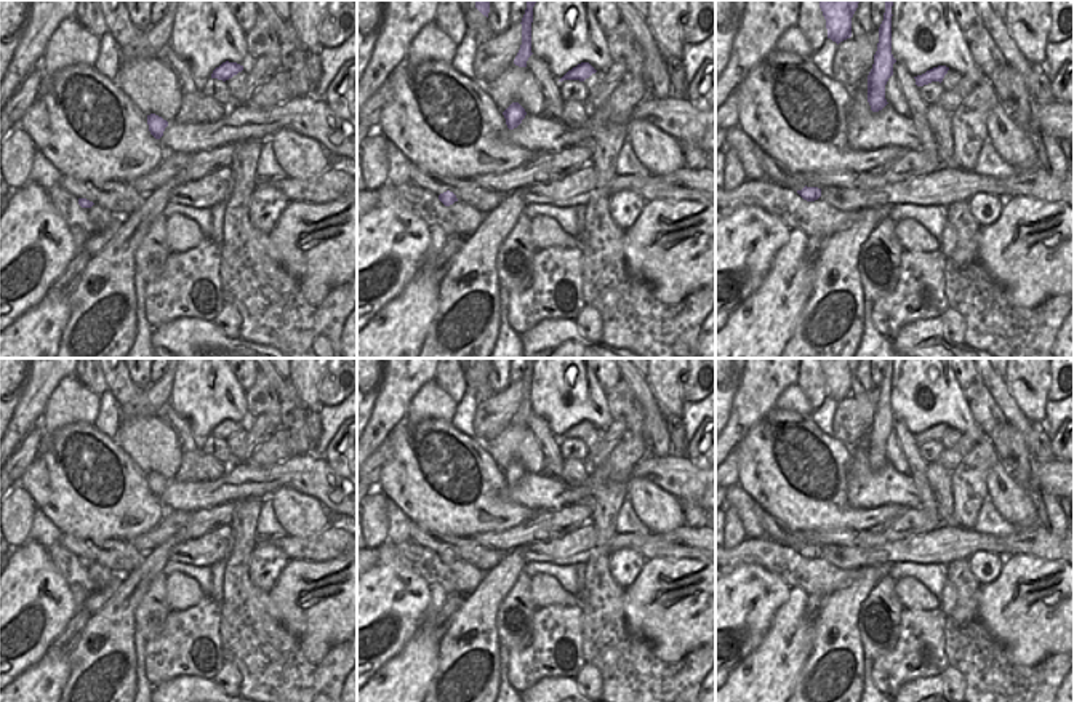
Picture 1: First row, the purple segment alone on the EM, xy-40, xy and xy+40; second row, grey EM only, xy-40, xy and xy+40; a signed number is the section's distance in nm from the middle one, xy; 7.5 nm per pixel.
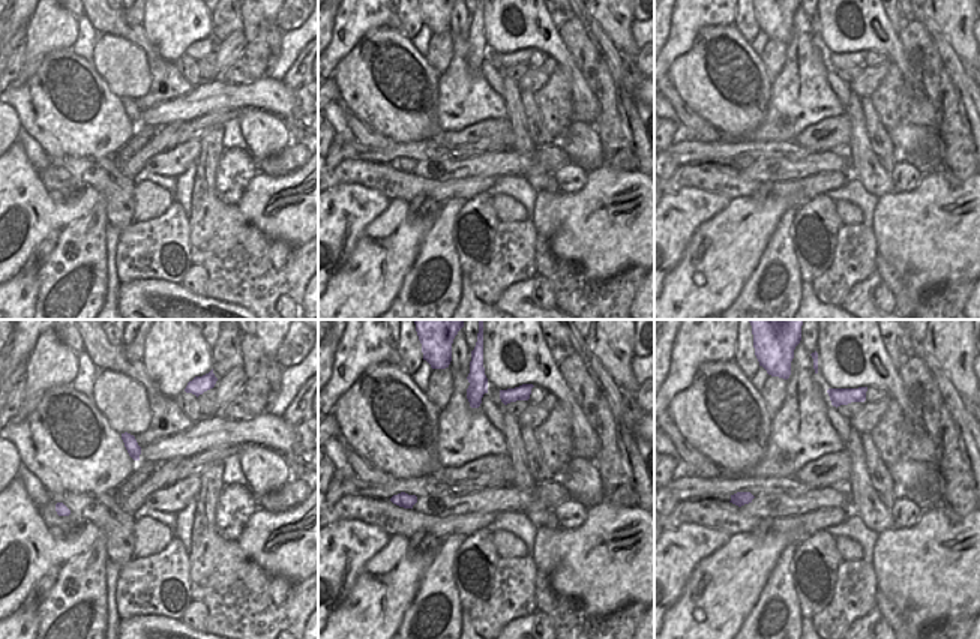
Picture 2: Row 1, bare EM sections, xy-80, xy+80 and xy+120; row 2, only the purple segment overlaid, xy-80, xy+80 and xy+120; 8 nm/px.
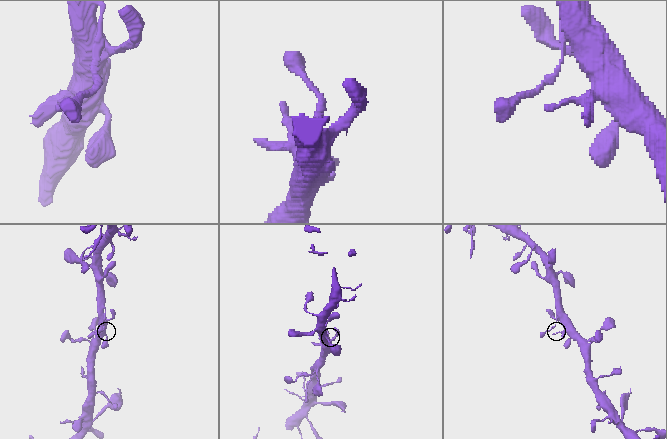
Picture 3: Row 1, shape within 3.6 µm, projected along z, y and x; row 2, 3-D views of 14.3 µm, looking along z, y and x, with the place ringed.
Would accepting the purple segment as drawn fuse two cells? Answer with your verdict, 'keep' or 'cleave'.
keep

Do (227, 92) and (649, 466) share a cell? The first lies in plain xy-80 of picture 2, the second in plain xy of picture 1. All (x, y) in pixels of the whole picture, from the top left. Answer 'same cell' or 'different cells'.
same cell

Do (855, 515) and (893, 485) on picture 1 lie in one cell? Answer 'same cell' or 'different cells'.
different cells

